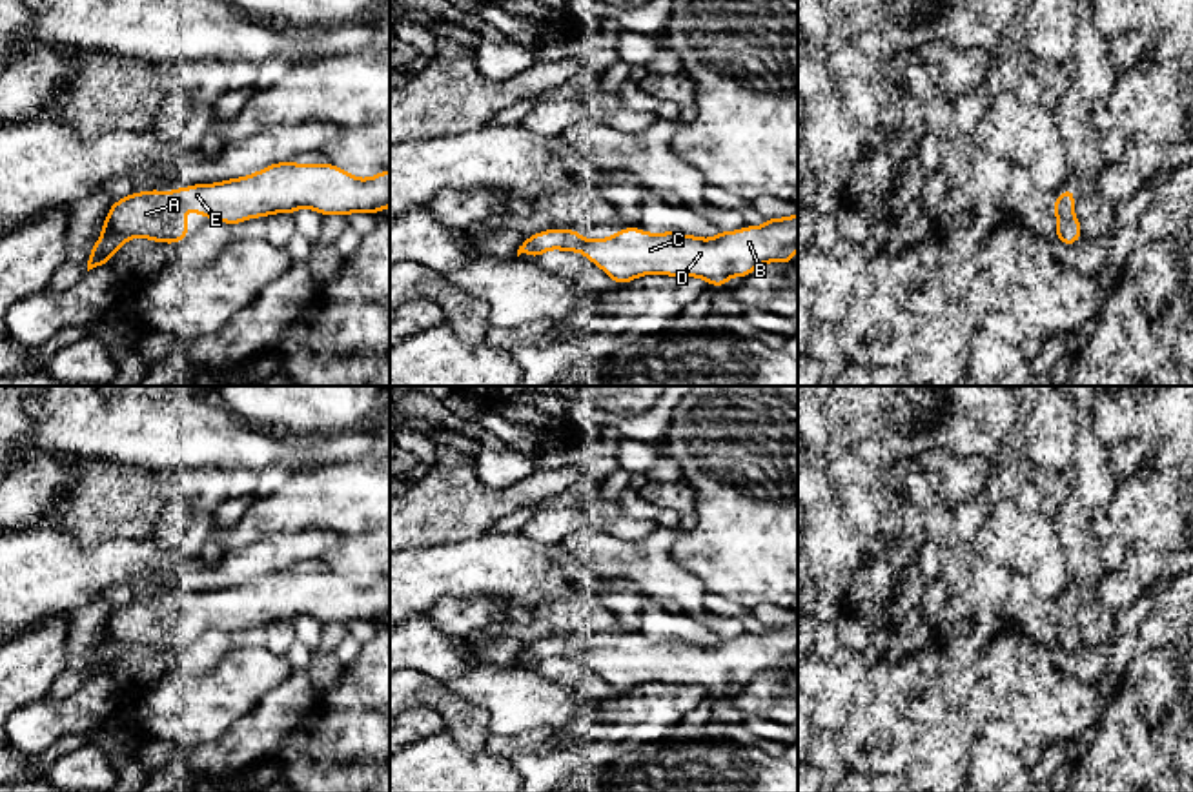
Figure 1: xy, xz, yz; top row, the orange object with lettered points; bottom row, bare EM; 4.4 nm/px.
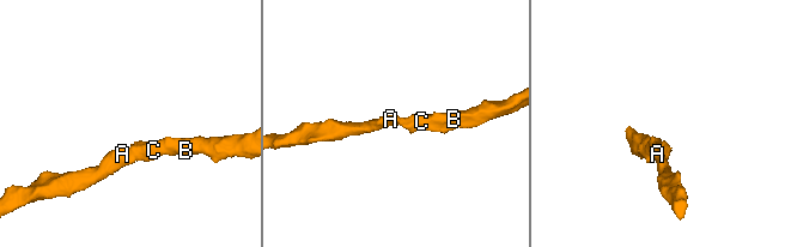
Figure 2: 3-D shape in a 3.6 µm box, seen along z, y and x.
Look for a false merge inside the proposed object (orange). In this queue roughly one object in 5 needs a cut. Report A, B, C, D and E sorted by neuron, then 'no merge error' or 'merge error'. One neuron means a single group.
groups A B C D E; no merge error

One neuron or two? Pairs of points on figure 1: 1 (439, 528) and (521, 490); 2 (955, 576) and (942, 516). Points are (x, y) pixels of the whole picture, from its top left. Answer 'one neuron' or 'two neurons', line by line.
1: one neuron
2: one neuron

